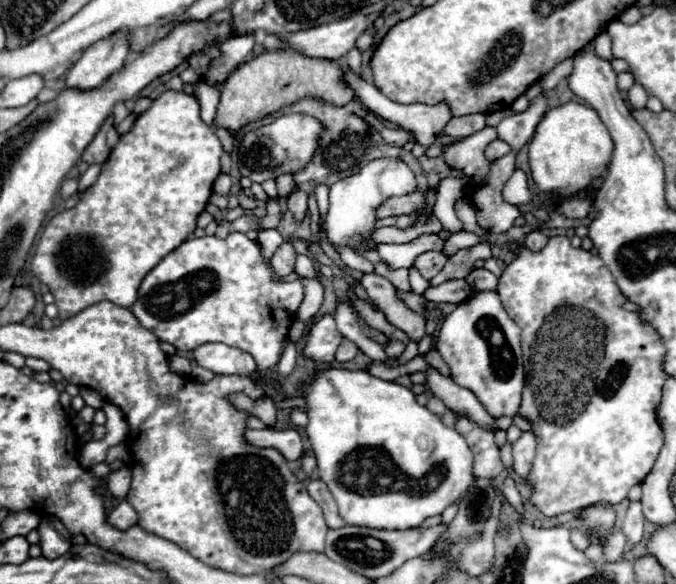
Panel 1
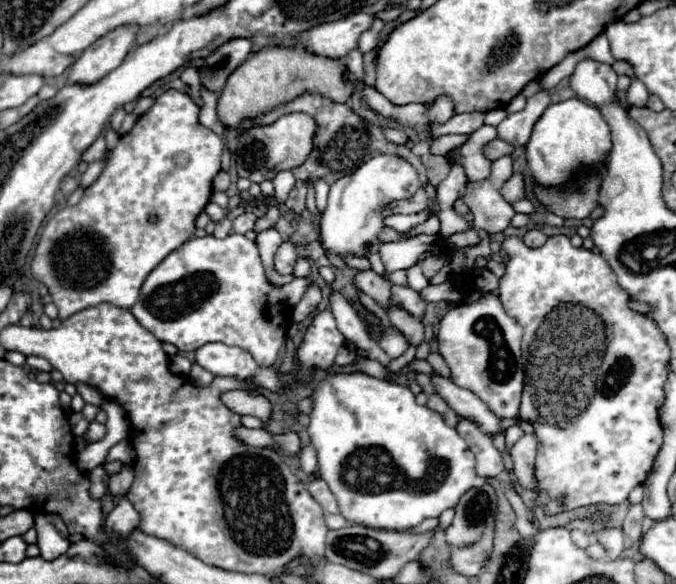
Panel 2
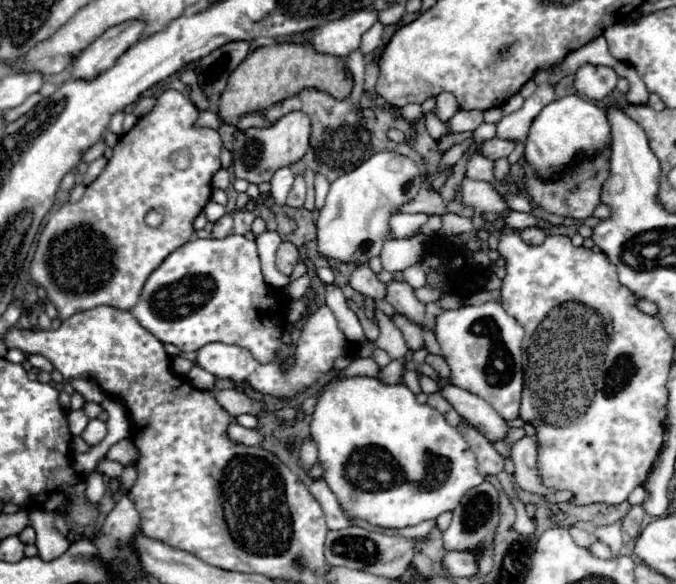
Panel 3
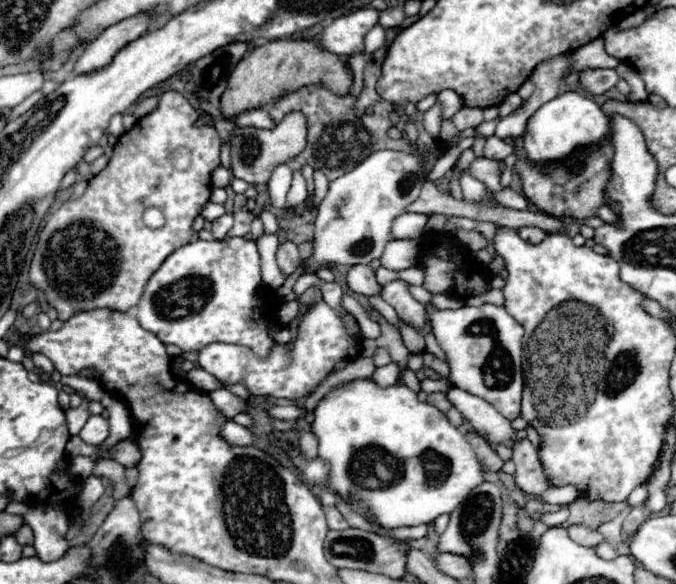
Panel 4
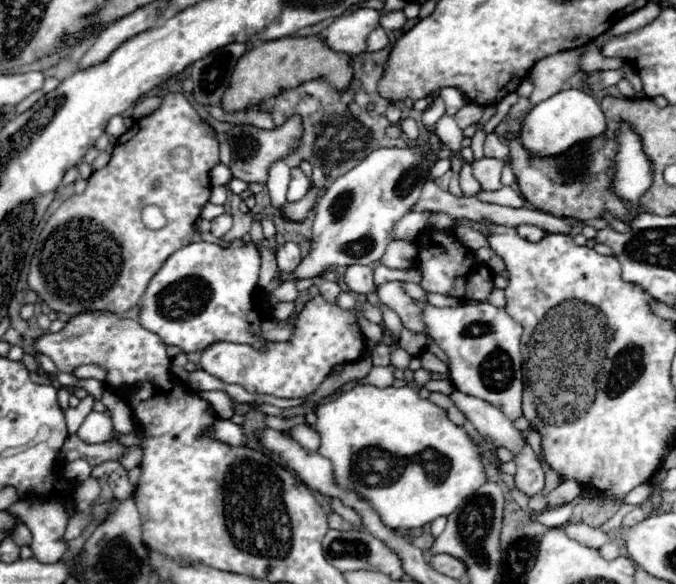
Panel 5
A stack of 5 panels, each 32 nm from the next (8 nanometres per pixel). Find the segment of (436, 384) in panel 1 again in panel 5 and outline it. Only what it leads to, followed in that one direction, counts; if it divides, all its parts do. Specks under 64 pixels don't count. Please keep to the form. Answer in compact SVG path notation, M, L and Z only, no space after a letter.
M454 390L450 394L450 400L474 424L474 428L480 432L480 436L488 444L504 446L512 454L516 454L516 448L520 448L520 444L526 442L526 438L522 438L520 430L514 428L512 420L508 420L496 406L488 404L486 400L468 396L460 390Z

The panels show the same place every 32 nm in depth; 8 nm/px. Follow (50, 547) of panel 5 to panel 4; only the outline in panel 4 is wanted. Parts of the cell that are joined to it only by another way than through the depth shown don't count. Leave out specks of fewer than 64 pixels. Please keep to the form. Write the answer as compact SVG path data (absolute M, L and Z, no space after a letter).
M10 502L6 512L24 516L26 524L34 530L34 548L40 560L58 560L70 548L66 540L70 514L64 506L28 506Z

